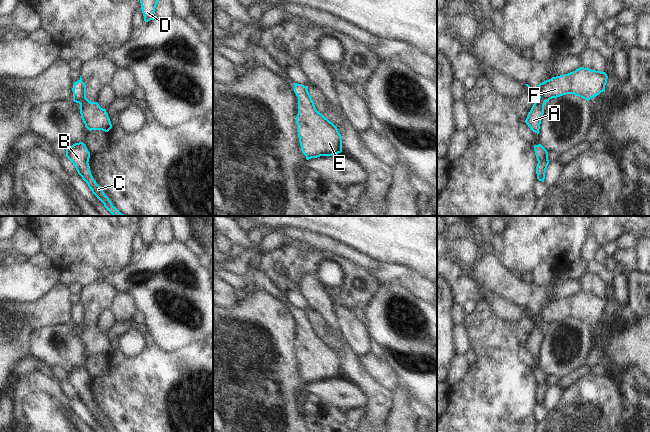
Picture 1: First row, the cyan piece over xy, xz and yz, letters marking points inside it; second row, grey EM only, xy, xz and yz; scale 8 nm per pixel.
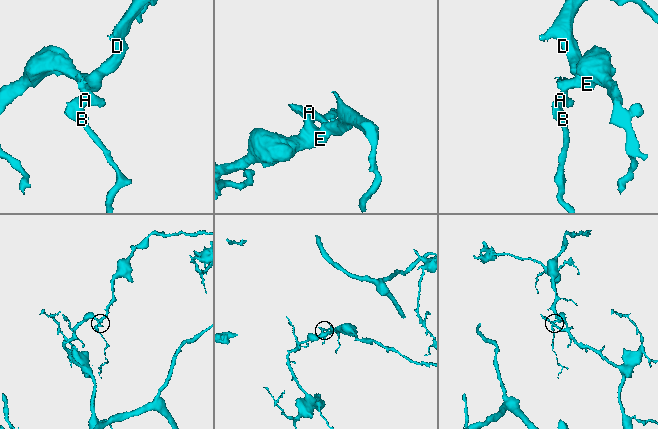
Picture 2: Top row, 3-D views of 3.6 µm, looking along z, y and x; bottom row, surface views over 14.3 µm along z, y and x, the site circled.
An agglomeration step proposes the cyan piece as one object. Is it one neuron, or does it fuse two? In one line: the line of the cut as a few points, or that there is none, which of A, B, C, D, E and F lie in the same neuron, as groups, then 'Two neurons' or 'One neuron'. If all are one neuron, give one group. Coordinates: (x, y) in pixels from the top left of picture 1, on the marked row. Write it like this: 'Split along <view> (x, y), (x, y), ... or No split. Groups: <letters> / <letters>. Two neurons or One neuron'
Split along xy (79, 80), (83, 86), (83, 100), (80, 103). Groups: A B C / D E F. Two neurons.

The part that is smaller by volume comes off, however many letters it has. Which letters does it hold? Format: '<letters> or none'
A, B, C

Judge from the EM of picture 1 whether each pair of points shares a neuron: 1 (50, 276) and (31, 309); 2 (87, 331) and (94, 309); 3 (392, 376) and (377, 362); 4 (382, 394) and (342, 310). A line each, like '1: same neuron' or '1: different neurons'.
1: different neurons
2: same neuron
3: same neuron
4: different neurons

